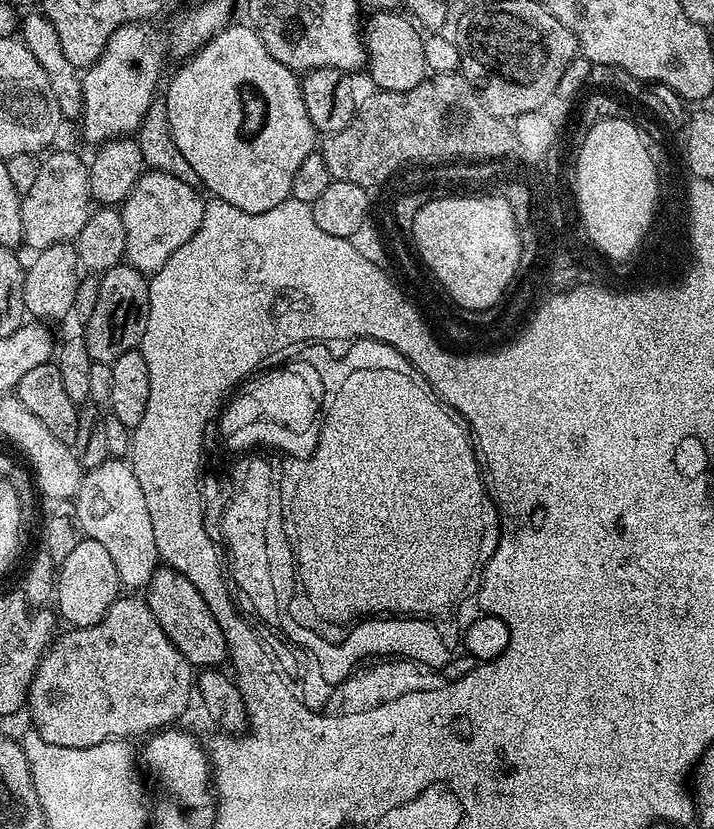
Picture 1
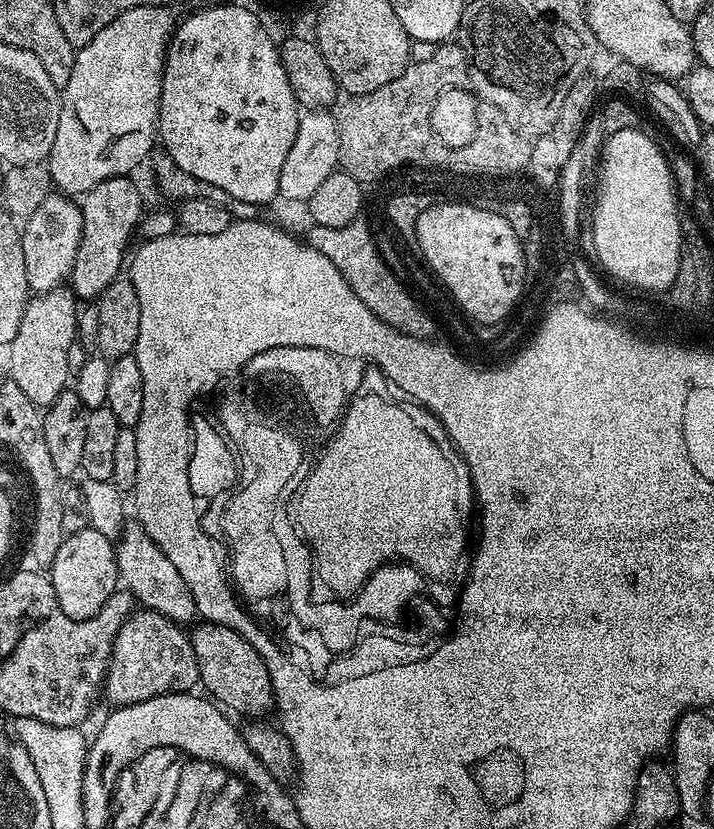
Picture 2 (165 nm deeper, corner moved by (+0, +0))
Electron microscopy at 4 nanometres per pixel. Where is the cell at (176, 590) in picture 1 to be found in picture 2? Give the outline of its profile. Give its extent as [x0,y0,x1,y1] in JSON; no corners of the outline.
[190,622,276,718]

